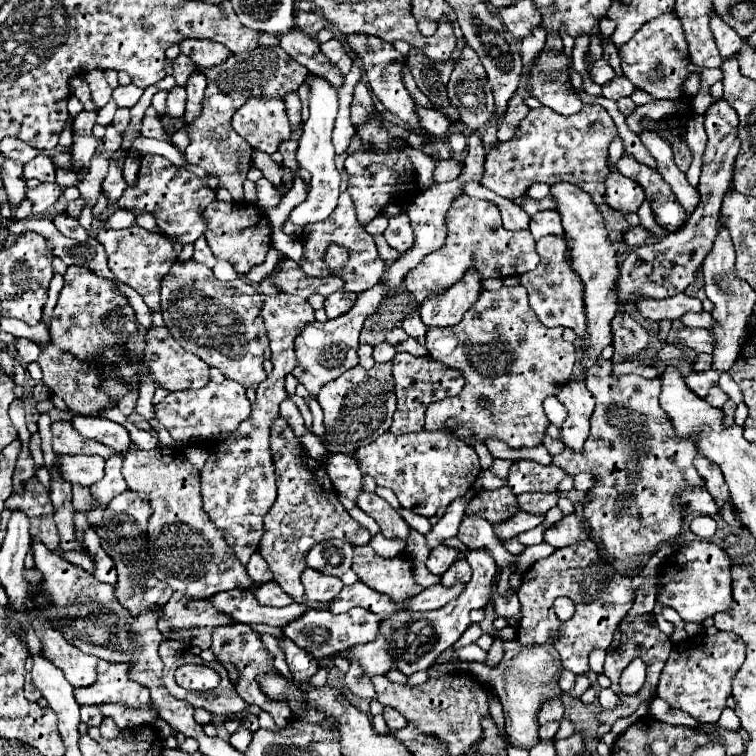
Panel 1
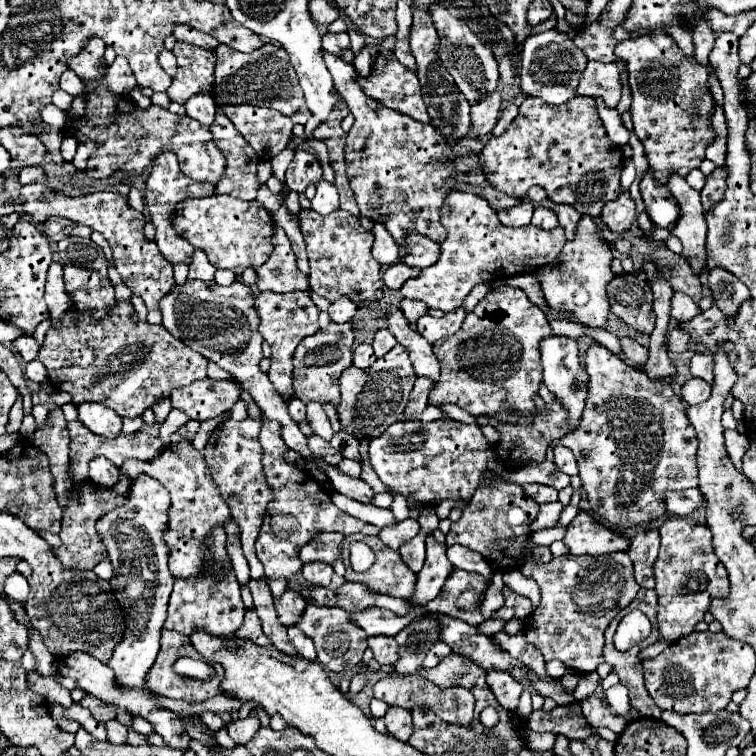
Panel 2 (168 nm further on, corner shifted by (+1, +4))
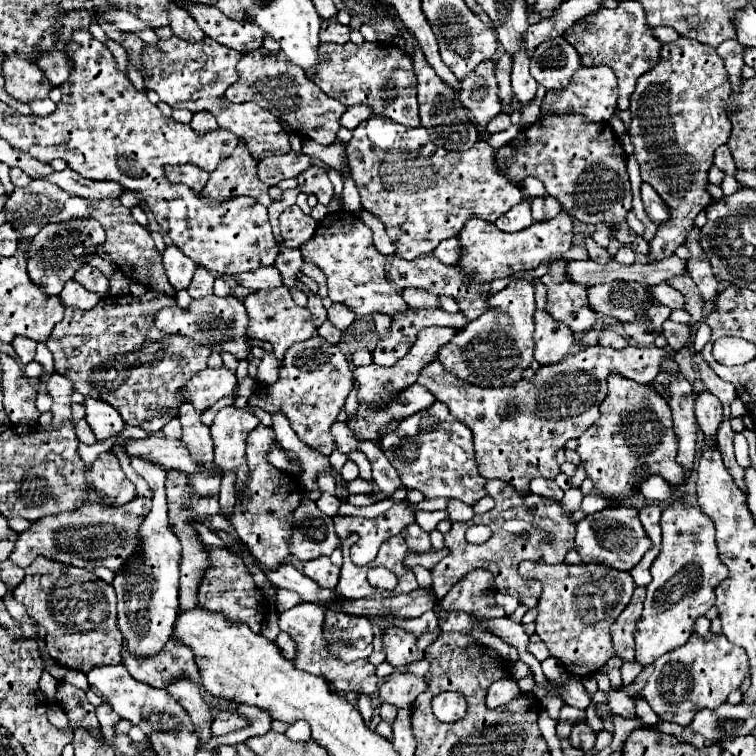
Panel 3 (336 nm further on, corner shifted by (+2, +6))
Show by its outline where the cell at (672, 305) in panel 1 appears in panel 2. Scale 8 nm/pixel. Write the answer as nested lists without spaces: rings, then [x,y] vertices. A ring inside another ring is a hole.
[[[621,273],[611,281],[609,285],[609,301],[611,301],[611,311],[623,319],[627,325],[641,333],[651,333],[655,325],[655,313],[653,313],[653,293],[647,281],[641,281],[633,273]]]

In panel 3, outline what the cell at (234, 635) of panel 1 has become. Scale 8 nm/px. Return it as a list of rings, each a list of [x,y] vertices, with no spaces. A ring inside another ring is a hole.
[[[302,721],[292,723],[286,733],[288,733],[288,739],[292,739],[292,741],[304,741],[306,743],[310,739],[310,727],[308,727],[308,723],[302,723]]]

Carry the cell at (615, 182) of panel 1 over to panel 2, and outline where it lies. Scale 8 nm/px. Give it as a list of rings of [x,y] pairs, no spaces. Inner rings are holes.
[[[621,191],[621,195],[617,199],[607,201],[601,211],[601,219],[609,229],[613,229],[617,233],[629,229],[635,219],[635,201],[633,201],[631,193]]]

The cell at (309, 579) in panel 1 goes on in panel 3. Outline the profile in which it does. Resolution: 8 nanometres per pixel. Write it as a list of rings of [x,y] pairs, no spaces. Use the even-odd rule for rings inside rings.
[[[320,557],[304,563],[304,575],[320,583],[324,589],[334,589],[338,583],[338,567],[330,561],[330,557]]]

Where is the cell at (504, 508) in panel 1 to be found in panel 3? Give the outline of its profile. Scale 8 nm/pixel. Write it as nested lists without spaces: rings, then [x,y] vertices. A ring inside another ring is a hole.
[[[492,479],[486,485],[486,491],[492,499],[496,499],[496,507],[484,515],[476,515],[466,523],[454,523],[452,529],[444,535],[444,547],[450,551],[446,559],[442,559],[432,569],[434,579],[434,595],[436,599],[444,599],[452,585],[456,585],[462,577],[466,577],[474,569],[486,569],[494,575],[496,587],[500,593],[514,595],[522,599],[518,565],[524,559],[538,563],[564,563],[566,553],[574,549],[576,523],[570,519],[570,511],[566,511],[558,501],[544,499],[540,495],[520,497],[508,483],[500,479]],[[470,525],[488,525],[492,529],[492,537],[484,545],[472,545],[464,539],[464,533]]]

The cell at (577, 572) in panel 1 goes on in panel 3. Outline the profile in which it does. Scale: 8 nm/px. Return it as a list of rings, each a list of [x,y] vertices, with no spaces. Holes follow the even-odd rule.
[[[524,561],[518,567],[526,579],[538,579],[544,587],[538,603],[536,633],[548,645],[552,657],[556,657],[564,669],[576,677],[592,675],[614,657],[610,625],[618,619],[636,589],[628,571],[608,571],[600,565],[542,565]]]

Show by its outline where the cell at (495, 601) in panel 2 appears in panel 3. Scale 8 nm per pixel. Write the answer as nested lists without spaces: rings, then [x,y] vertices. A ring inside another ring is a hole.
[[[496,592],[496,603],[504,607],[506,616],[510,616],[515,612],[520,600],[516,597],[510,597],[508,594]]]

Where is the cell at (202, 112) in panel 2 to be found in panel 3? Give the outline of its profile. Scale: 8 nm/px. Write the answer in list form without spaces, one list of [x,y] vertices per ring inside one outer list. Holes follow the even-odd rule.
[[[200,111],[194,115],[190,127],[198,133],[198,135],[204,135],[204,133],[210,133],[214,129],[218,129],[218,123],[216,123],[216,117],[208,111]]]

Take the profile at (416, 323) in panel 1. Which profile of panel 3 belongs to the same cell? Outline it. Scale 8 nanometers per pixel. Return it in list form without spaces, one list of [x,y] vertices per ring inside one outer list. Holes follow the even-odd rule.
[[[408,287],[402,291],[404,301],[408,303],[408,307],[440,307],[440,299],[438,295],[432,295],[424,289],[416,289],[416,287]]]

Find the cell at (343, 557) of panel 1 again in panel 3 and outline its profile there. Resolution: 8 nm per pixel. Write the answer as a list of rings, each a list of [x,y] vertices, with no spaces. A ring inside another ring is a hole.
[[[304,497],[294,511],[290,553],[300,561],[310,561],[320,555],[330,555],[338,545],[340,539],[334,533],[332,517],[324,515],[312,499]]]

